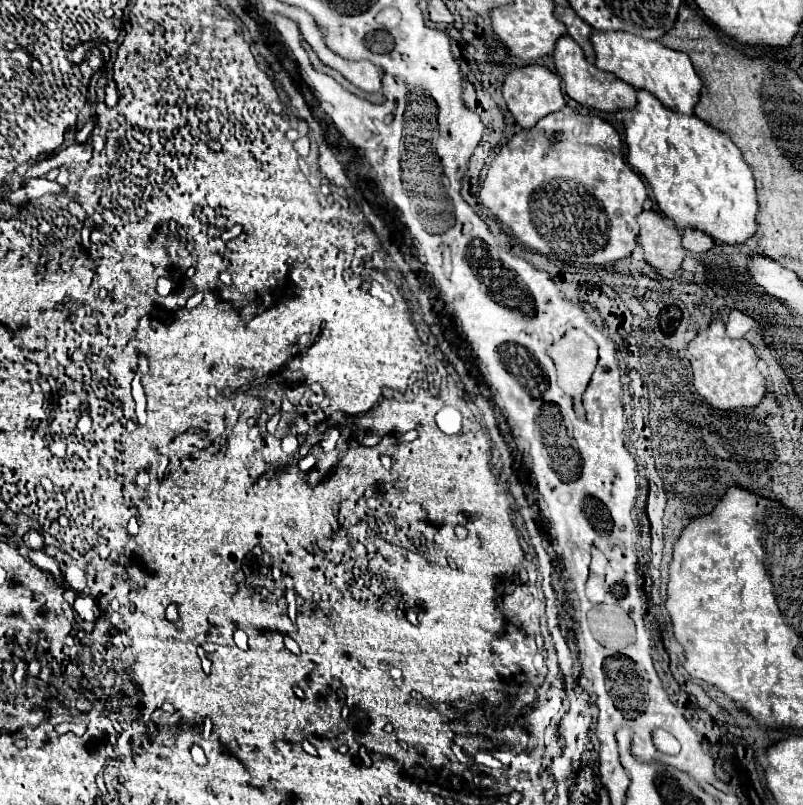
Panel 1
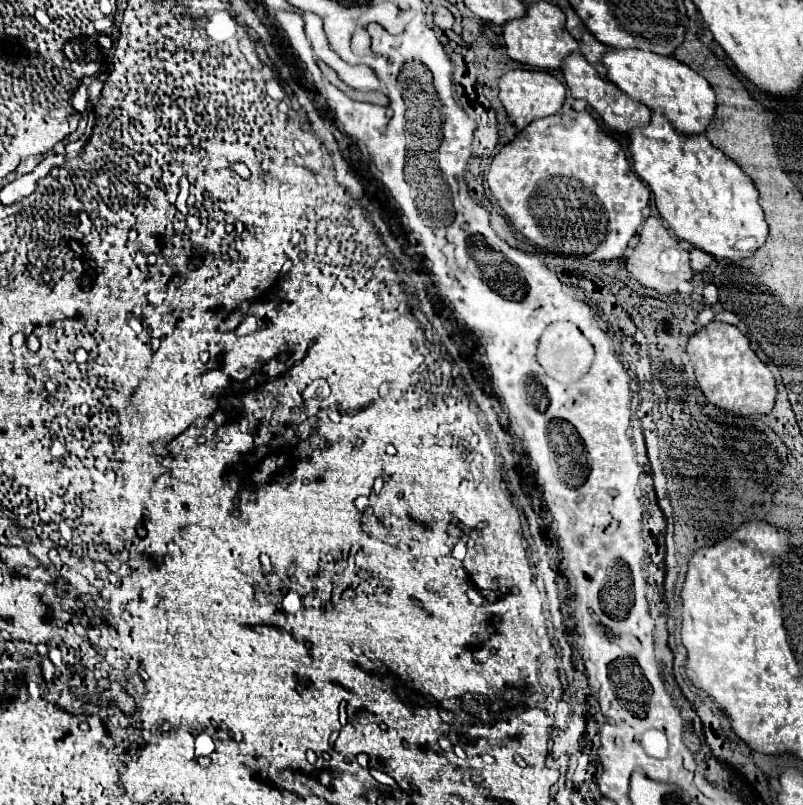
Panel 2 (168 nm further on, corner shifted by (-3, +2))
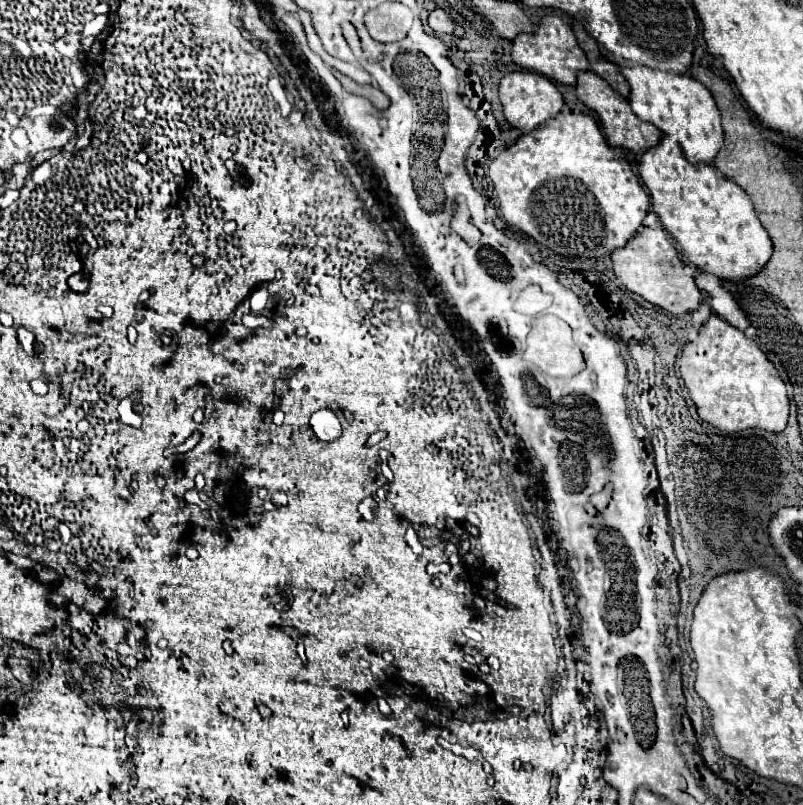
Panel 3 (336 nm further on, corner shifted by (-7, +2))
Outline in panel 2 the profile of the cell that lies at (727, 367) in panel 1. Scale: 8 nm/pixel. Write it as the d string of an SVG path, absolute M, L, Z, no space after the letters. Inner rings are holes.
M721 321L709 323L689 339L687 353L693 361L697 383L713 405L737 415L769 413L773 409L777 395L773 373L761 363L749 345L749 339L737 327Z

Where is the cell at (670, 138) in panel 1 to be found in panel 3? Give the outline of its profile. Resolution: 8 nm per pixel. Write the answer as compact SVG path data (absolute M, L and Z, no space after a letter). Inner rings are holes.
M665 135L657 147L645 151L639 159L639 175L649 191L653 211L659 215L663 227L673 235L677 251L699 271L717 275L723 281L739 281L745 277L757 275L773 253L771 239L757 219L751 197L733 181L717 179L713 165L691 165L679 147L669 135Z

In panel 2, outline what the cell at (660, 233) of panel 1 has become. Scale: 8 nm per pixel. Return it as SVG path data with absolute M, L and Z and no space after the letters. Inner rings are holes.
M647 217L639 233L639 243L627 257L627 269L641 285L651 287L657 293L673 293L677 291L677 285L681 281L689 281L693 277L693 271L689 267L689 251L683 245L683 241L667 231L659 217Z

